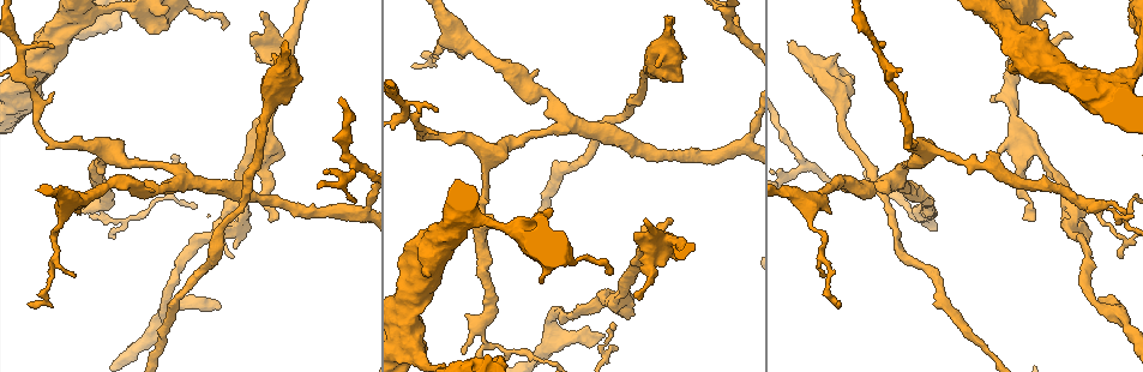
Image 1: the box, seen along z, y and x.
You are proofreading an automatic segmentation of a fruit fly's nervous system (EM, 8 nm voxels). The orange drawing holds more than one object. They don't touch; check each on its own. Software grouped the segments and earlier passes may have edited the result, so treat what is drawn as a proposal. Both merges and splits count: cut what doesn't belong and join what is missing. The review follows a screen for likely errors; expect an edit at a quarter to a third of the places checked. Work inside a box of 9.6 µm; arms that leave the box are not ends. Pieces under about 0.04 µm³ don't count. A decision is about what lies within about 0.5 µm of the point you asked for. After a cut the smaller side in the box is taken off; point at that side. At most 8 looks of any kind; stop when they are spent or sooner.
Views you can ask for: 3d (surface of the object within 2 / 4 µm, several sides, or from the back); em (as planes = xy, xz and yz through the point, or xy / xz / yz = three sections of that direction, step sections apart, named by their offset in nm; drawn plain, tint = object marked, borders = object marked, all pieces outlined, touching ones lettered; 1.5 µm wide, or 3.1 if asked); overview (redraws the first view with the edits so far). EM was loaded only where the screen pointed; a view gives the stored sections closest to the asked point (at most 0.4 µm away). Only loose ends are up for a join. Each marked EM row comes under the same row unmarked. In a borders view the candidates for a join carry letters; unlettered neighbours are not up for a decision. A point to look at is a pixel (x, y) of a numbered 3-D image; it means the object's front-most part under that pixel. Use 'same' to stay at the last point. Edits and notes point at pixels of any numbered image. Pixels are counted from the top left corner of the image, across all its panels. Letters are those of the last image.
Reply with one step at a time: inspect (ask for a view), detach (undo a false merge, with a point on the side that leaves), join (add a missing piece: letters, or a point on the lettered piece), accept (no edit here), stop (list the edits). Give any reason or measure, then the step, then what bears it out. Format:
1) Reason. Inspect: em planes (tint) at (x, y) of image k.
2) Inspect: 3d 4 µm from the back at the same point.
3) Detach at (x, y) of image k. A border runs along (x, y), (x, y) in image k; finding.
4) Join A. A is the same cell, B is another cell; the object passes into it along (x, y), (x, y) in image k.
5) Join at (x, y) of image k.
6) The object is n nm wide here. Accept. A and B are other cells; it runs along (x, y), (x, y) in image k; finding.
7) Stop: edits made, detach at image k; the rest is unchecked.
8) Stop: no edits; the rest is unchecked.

Calibre changes. Inspect: em planes (tint) at (268, 100) of image 1.

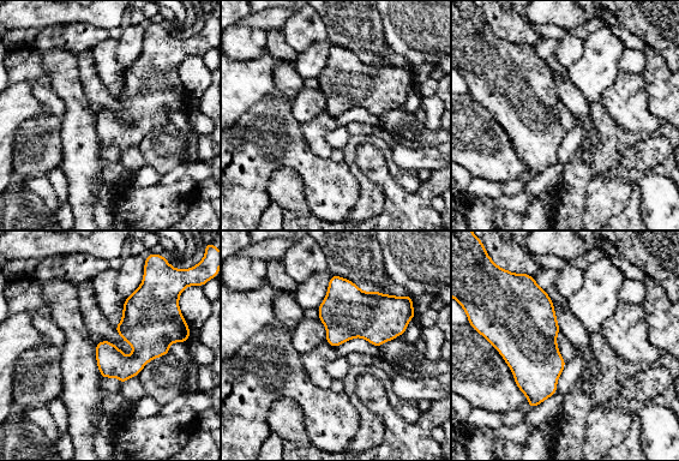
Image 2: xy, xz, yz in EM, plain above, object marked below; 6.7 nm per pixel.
See the neighbours. Inspect: em planes (borders) at the same point.

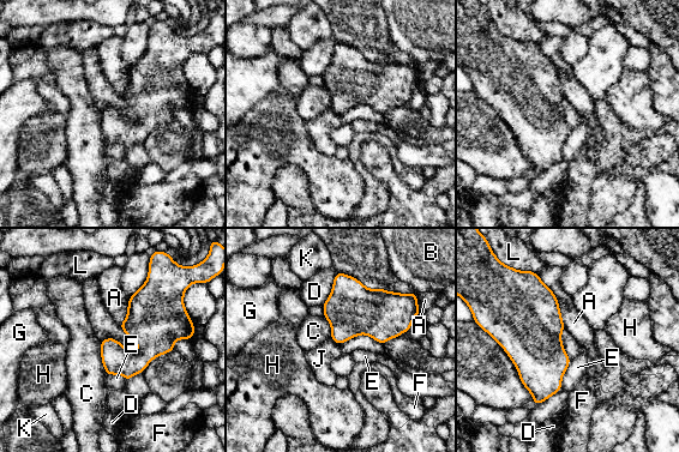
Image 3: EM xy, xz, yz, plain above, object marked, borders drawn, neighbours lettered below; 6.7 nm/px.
Accept. A, B, C, D, E, F, G, H, J, K and L are other cells; continuous, no second cell.

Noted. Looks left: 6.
Branch stops here. Inspect: 3d 4 µm at (283, 41) of image 1.

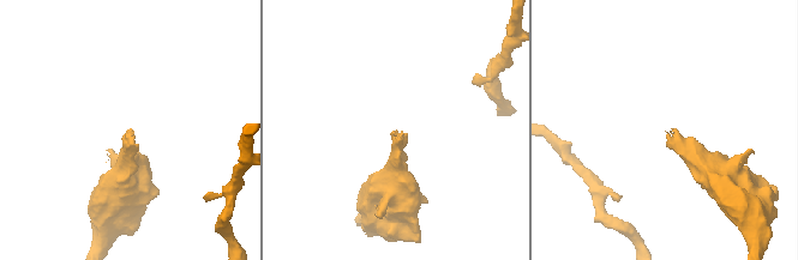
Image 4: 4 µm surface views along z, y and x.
Now the EM. Inspect: em xy step 4 (borders) at (132, 130) of image 4.

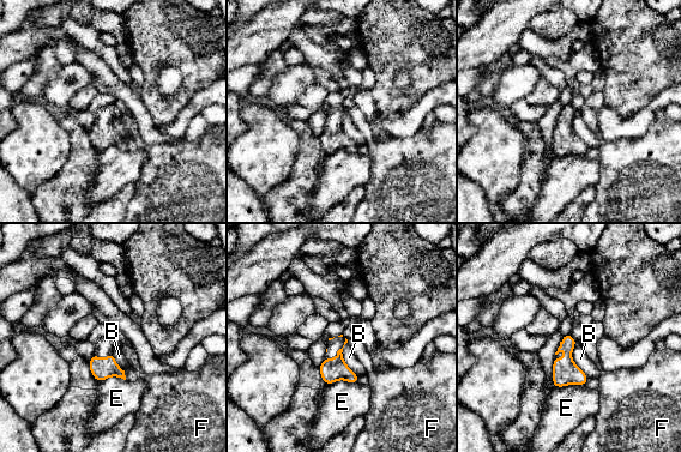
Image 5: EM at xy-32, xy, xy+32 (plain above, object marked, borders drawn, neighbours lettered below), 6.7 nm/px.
Another direction. Inspect: em planes (borders) at the same point.

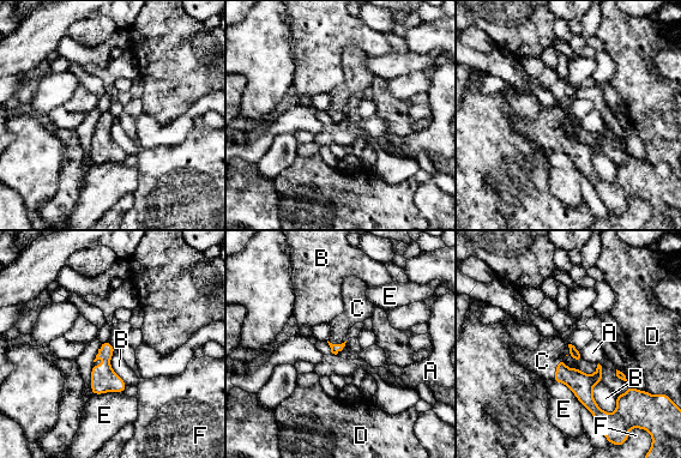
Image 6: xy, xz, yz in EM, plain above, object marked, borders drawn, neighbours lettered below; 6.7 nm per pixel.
The longest contact is with E, 280 nm. Join C. C is the same cell, A, B, D, E and F are other cells; it goes on there.

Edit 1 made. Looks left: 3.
Inspect: overview.

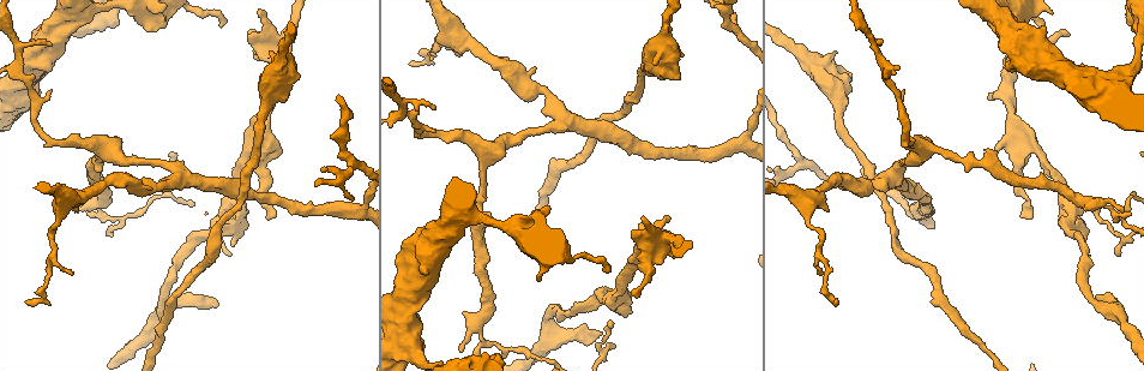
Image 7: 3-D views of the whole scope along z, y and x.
Branch stops here. Inspect: 3d 4 µm at (1027, 128) of image 7.

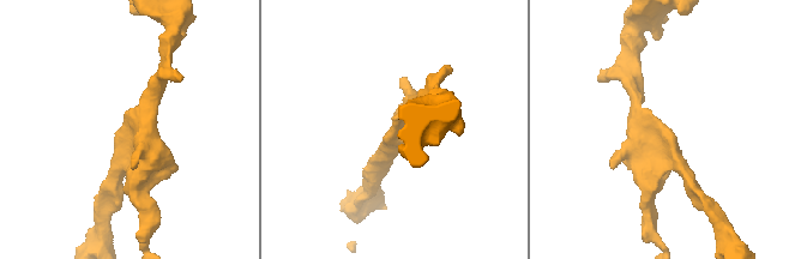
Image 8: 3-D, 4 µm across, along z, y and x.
The arms are 220, 280 nm wide. Inspect: em planes (borders) at (119, 128) of image 8.

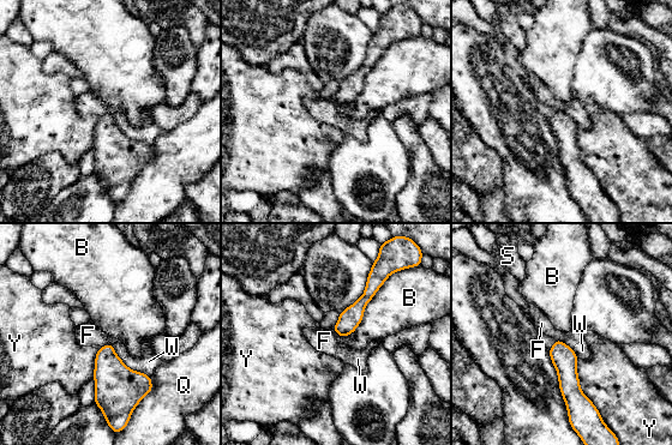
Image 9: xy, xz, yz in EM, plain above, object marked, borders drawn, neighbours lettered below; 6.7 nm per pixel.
The longest contact is with B, 550 nm. Accept. B, F, Q, S, W and Y are other cells; no lettered piece goes on from it.

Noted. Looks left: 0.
Stop: edits made, join at image 6; the rest is unchecked.

